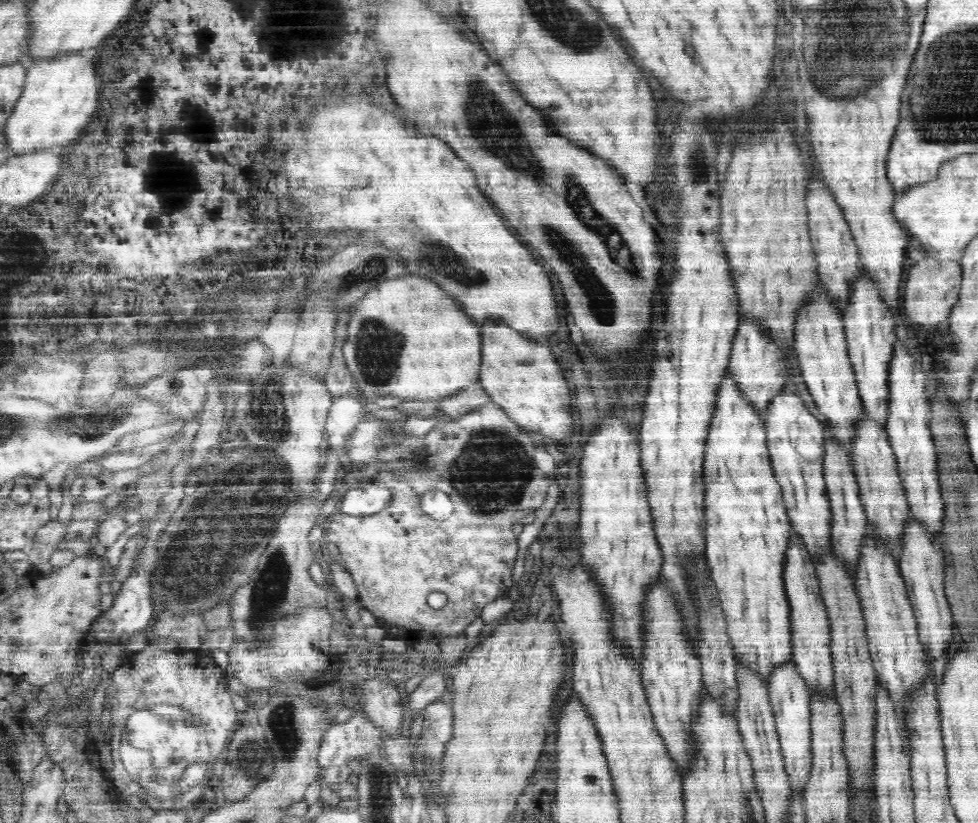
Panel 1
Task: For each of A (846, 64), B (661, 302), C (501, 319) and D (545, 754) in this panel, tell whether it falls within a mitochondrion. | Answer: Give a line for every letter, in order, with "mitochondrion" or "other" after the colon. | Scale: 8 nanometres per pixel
A: mitochondrion
B: other
C: other
D: other

